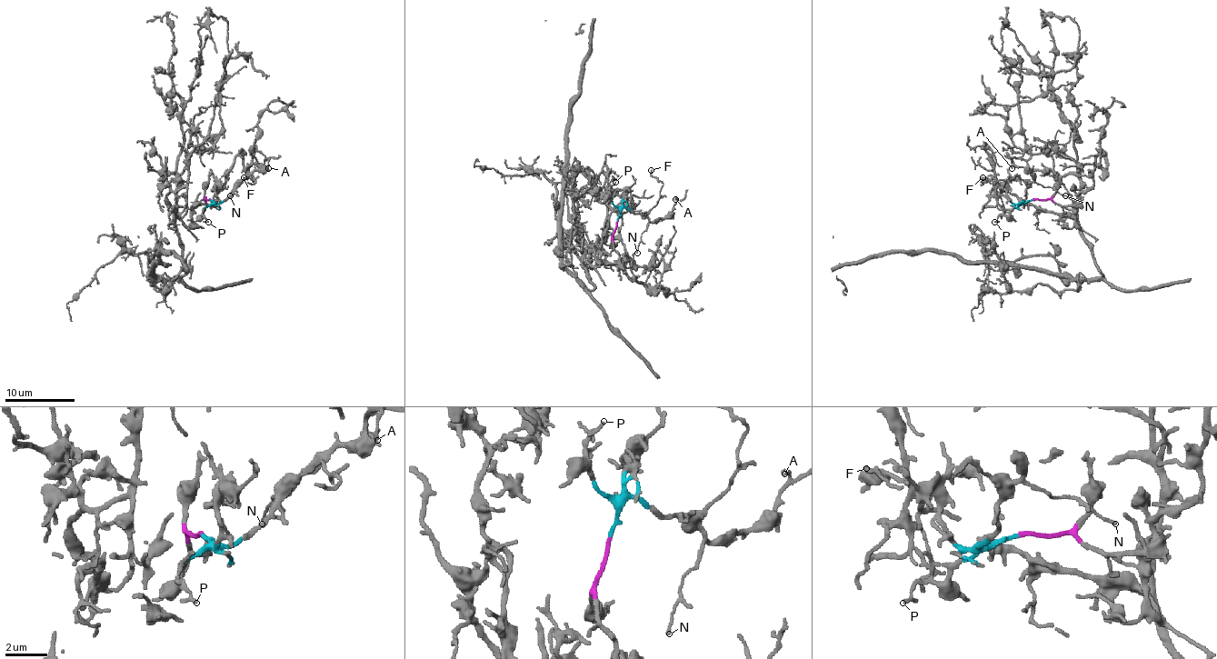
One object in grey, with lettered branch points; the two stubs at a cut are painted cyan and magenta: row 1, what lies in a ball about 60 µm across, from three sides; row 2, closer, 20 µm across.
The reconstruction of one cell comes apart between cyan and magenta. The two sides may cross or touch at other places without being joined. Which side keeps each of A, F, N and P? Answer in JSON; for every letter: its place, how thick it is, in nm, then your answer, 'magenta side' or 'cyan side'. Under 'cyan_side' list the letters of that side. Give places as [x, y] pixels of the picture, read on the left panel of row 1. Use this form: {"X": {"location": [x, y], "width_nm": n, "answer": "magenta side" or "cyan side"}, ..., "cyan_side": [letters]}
{"A": {"location": [268, 168], "width_nm": 120, "answer": "cyan side"}, "F": {"location": [244, 177], "width_nm": 180, "answer": "cyan side"}, "N": {"location": [230, 195], "width_nm": 120, "answer": "cyan side"}, "P": {"location": [208, 222], "width_nm": 160, "answer": "cyan side"}, "cyan_side": ["A", "F", "N", "P"]}

